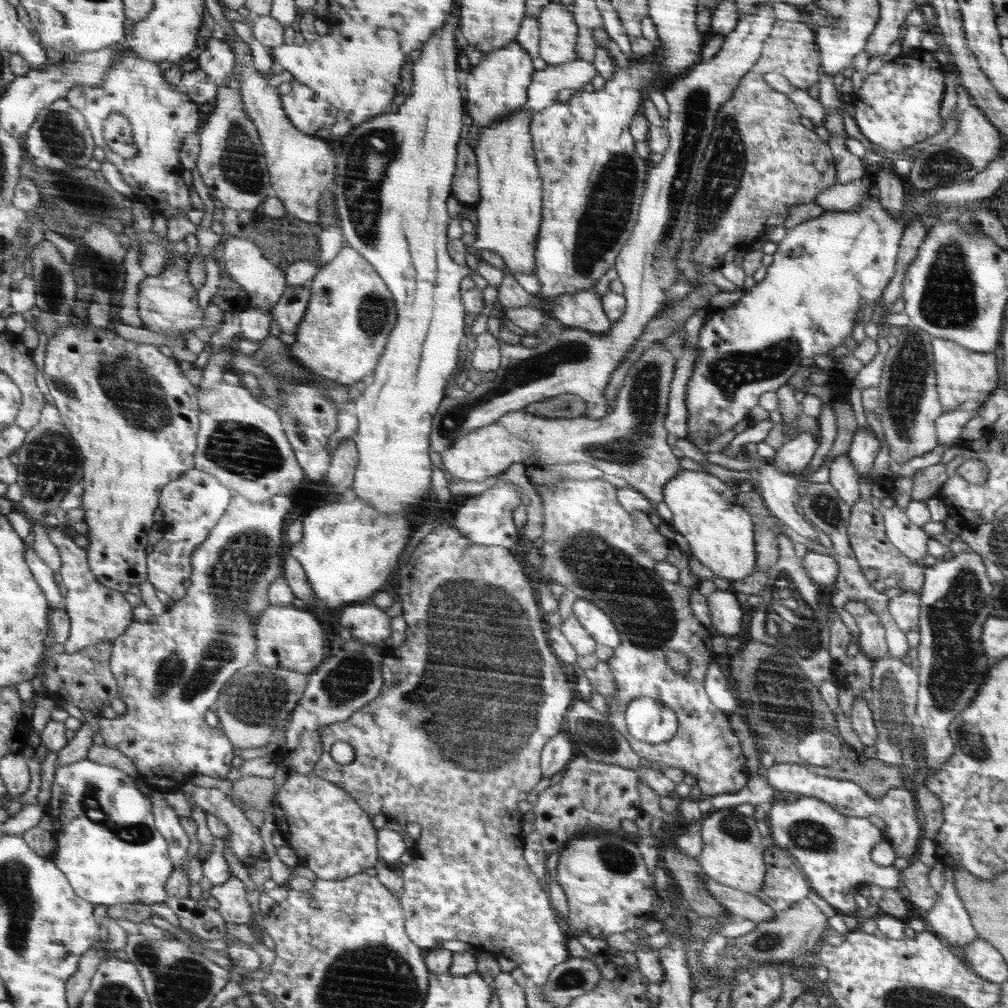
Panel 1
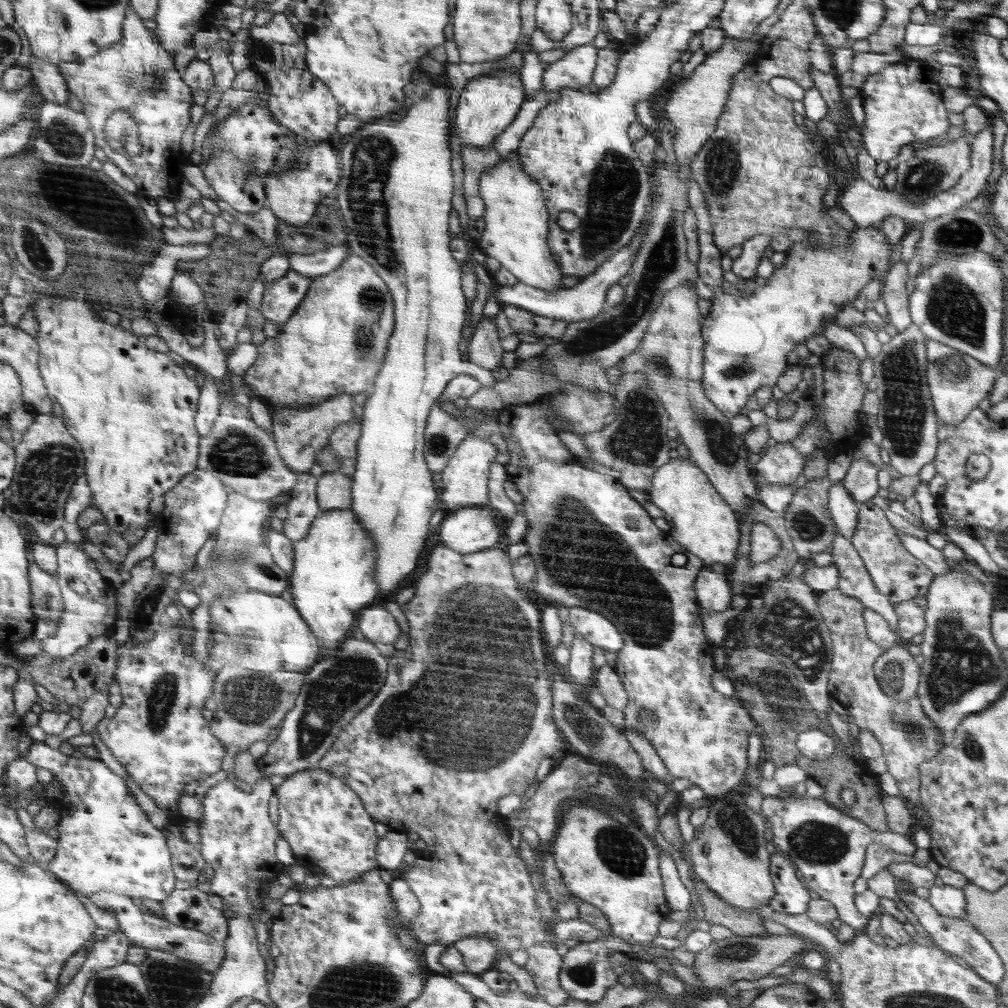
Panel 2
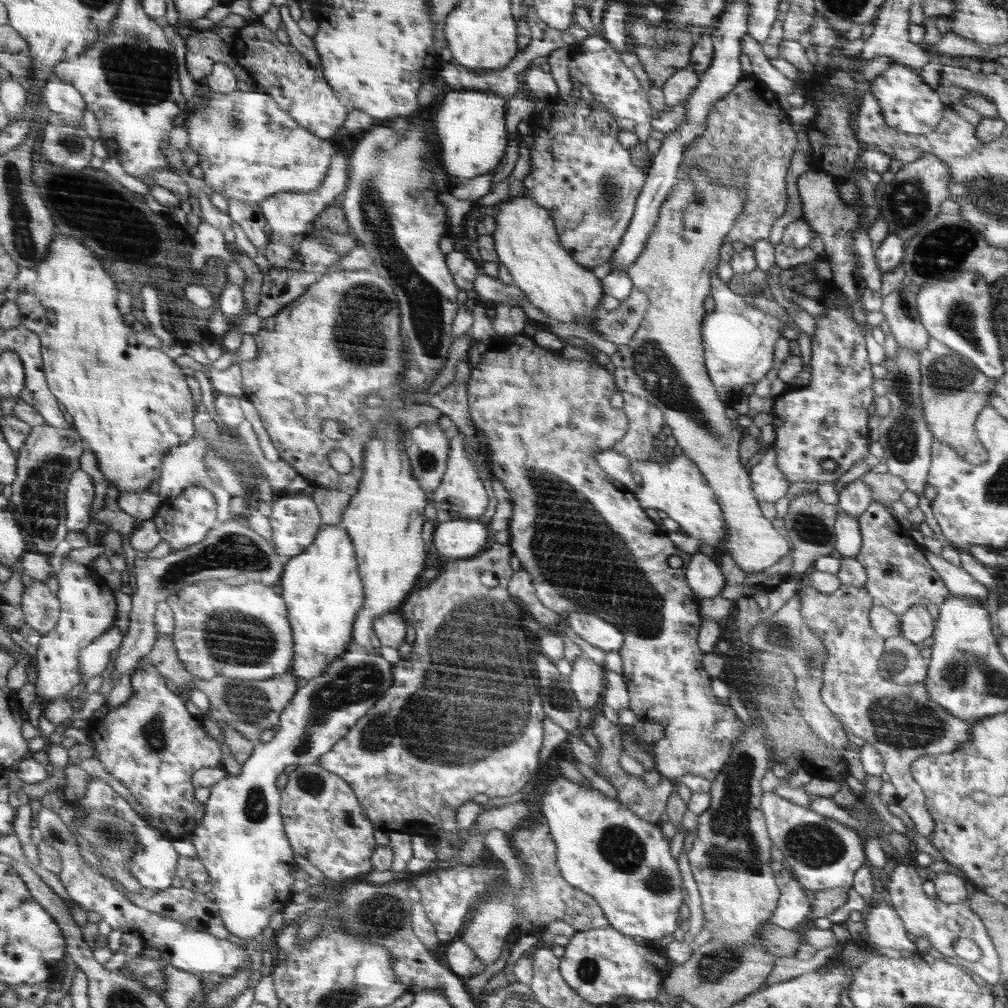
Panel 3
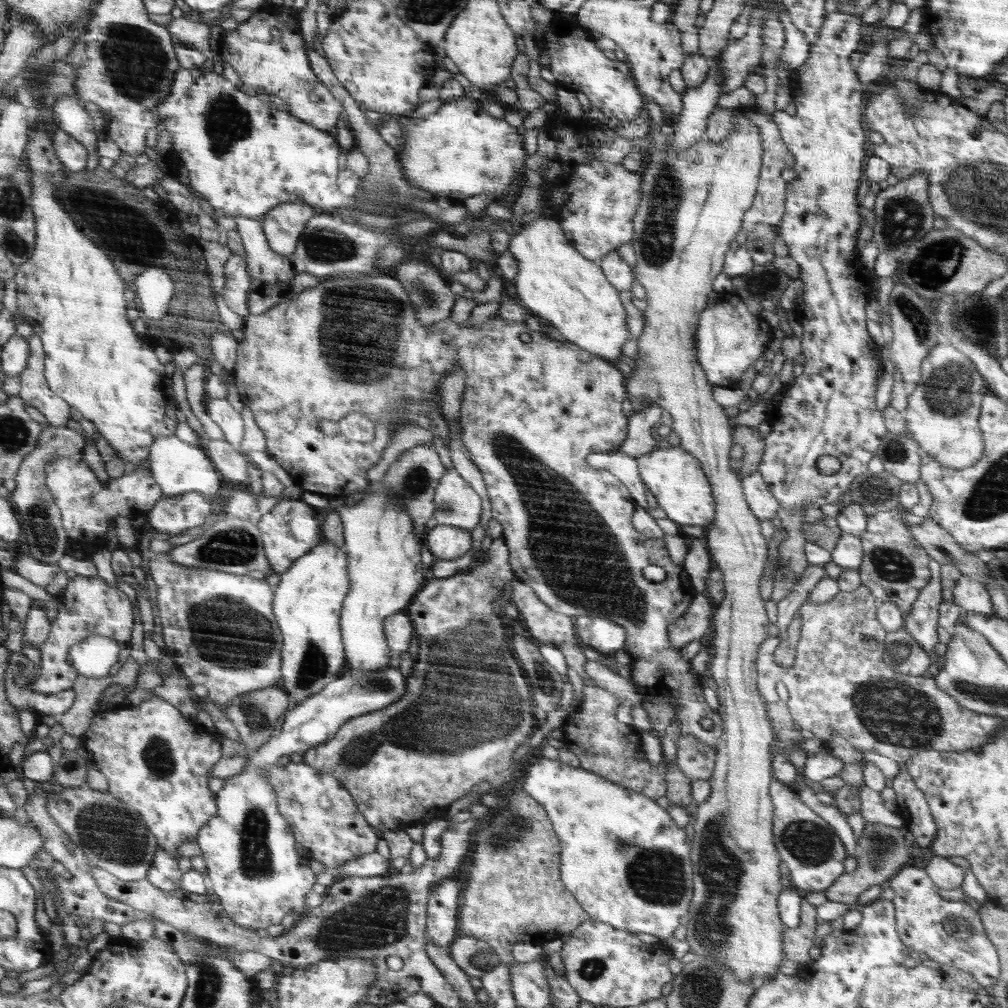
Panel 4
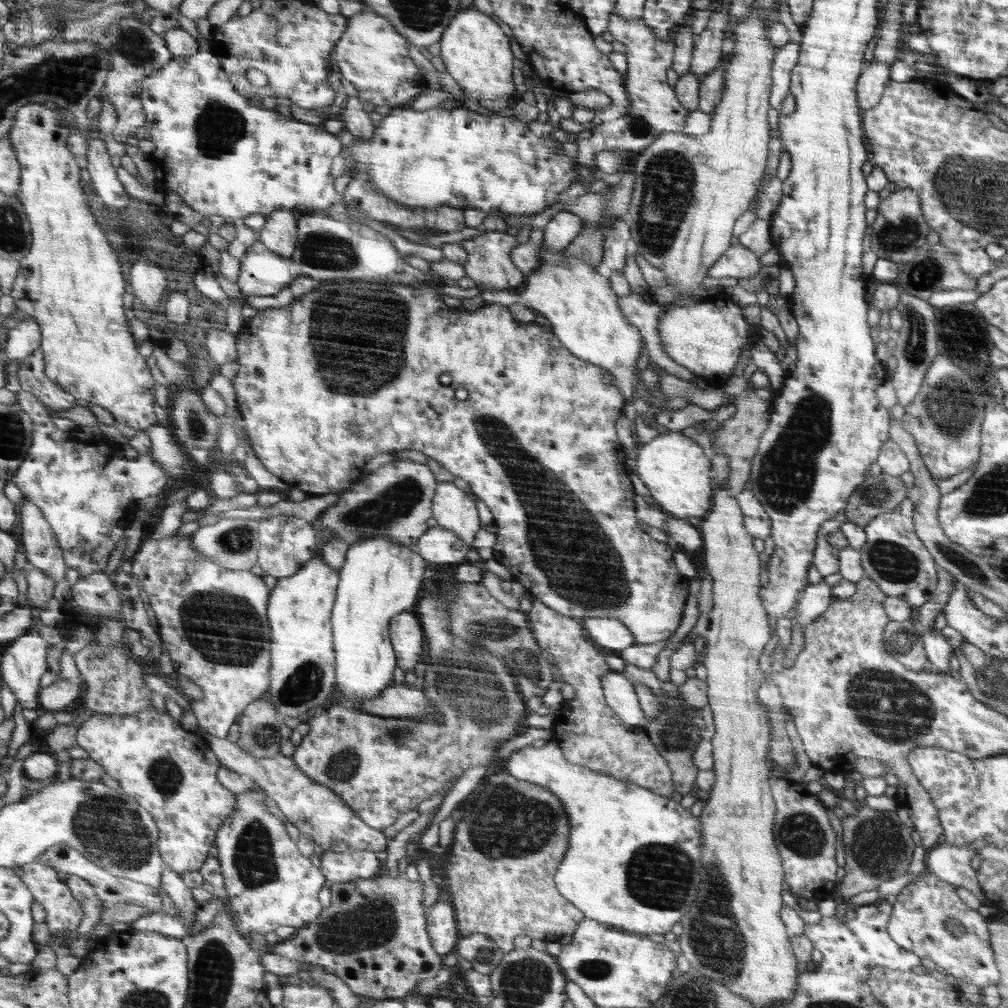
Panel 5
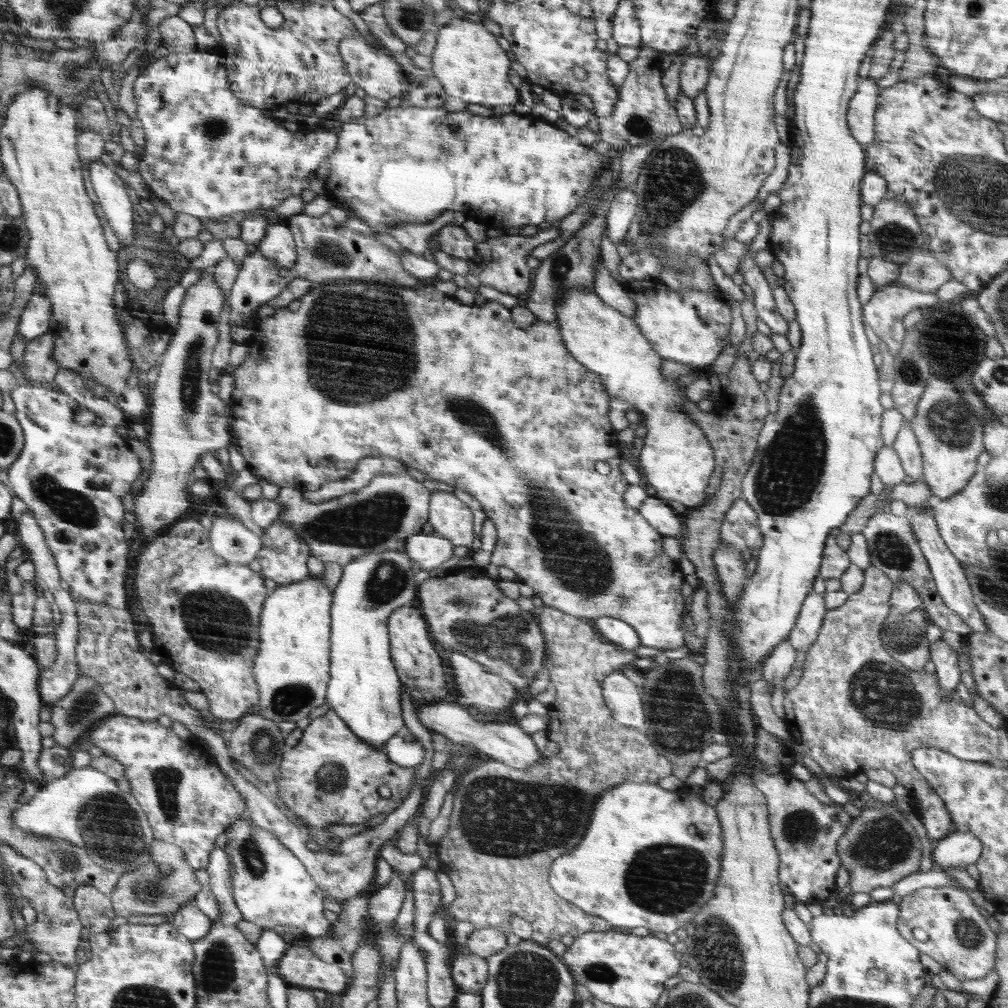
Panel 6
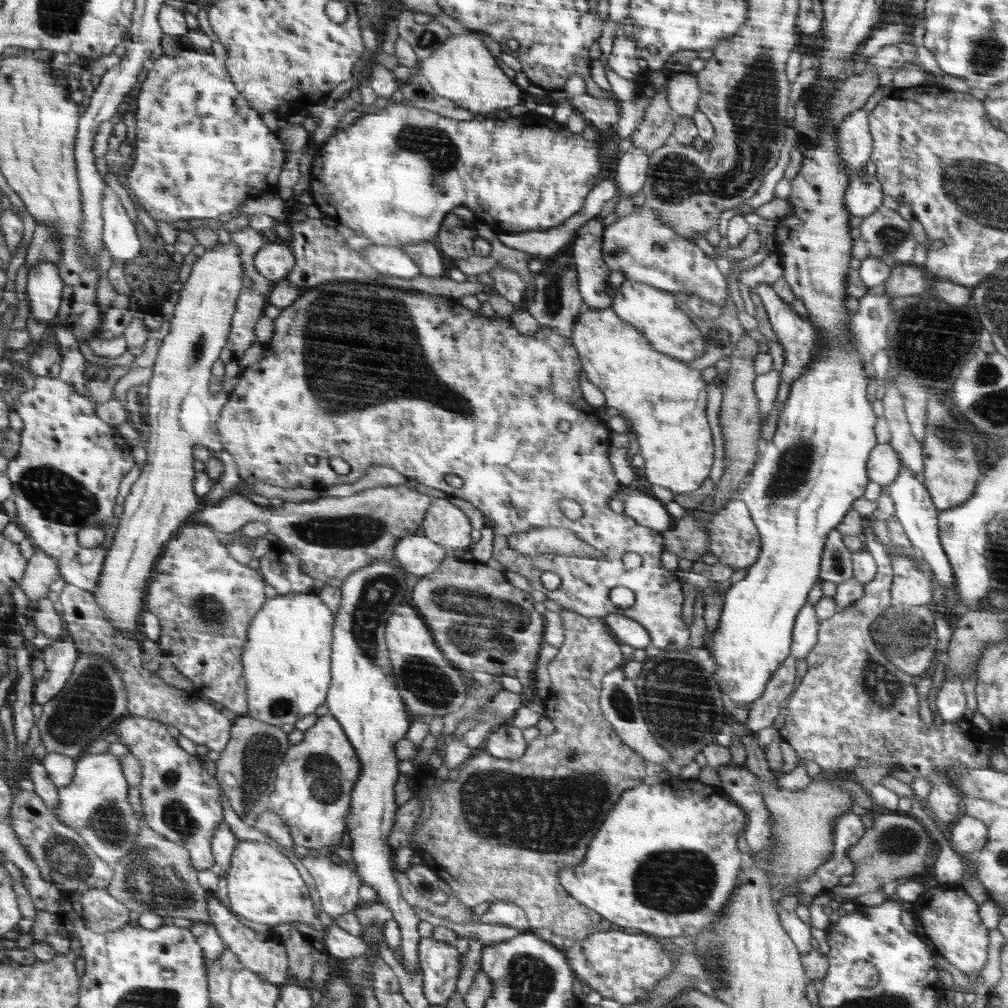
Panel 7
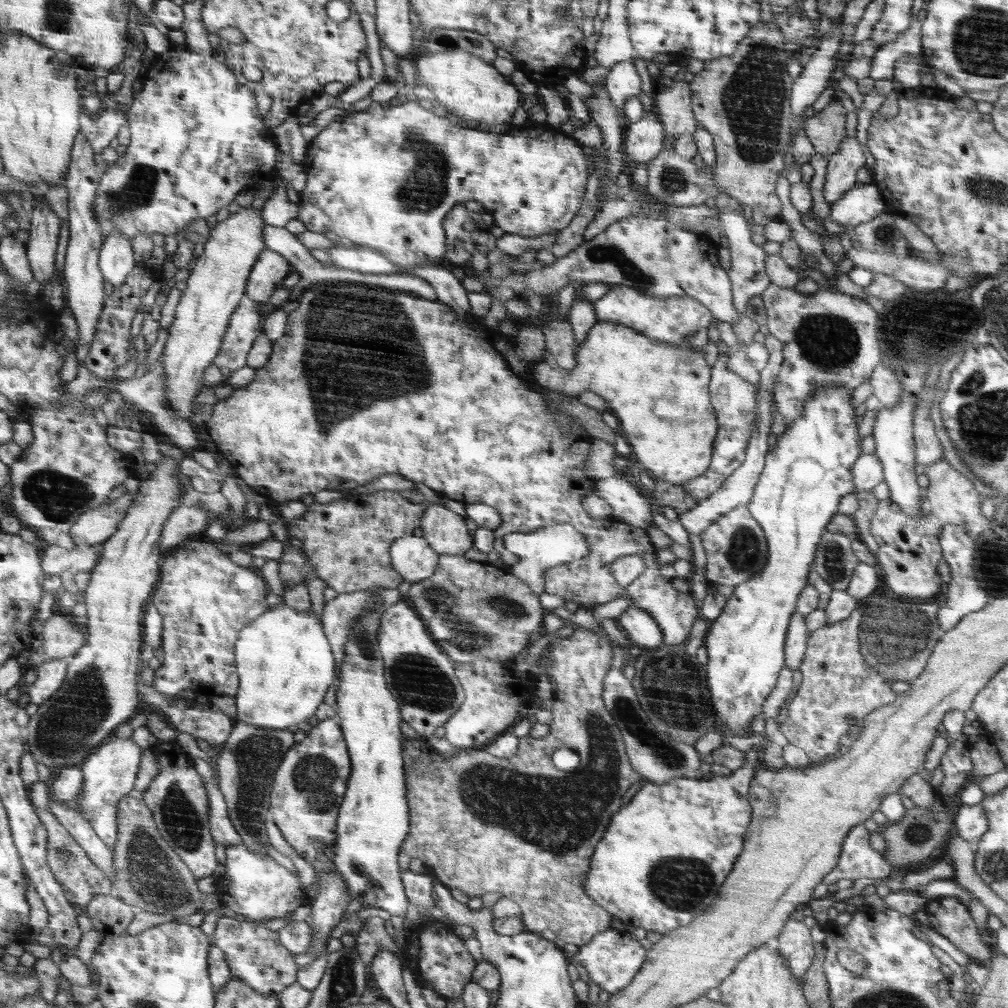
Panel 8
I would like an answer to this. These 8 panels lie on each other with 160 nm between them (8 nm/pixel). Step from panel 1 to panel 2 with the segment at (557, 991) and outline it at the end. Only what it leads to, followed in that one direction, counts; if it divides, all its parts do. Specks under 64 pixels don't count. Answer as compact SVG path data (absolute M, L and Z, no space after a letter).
M603 936L594 941L582 941L579 945L570 948L563 959L563 971L560 972L560 985L571 999L576 1001L587 1001L588 1003L599 1003L607 995L607 992L624 980L624 974L630 972L635 980L634 987L640 988L642 992L654 992L654 986L648 982L646 977L638 972L638 968L632 969L629 964L638 961L638 953L632 953L632 943L622 940L617 936Z

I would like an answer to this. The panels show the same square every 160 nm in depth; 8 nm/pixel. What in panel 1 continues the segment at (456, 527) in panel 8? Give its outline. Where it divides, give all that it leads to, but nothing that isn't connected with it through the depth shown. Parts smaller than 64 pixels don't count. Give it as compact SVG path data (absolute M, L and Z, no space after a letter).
M654 341L643 350L640 358L634 362L627 372L623 385L612 403L610 412L598 420L588 416L576 418L548 418L527 413L524 410L513 410L503 414L496 422L472 429L466 436L456 439L448 452L442 454L443 465L453 480L468 482L484 481L488 476L495 476L510 468L516 462L530 462L536 458L539 464L568 464L571 462L586 462L592 464L602 472L623 479L627 485L636 488L644 497L656 506L663 502L664 485L672 481L678 470L681 470L672 448L668 446L666 438L668 432L664 428L667 413L668 392L674 374L676 358L672 352L662 346L662 341Z

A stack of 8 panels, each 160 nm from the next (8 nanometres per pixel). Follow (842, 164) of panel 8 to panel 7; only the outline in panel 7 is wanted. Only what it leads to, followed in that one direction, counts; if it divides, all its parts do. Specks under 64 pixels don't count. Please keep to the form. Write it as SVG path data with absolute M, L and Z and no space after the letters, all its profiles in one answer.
M854 109L845 116L837 131L839 154L853 178L864 172L872 154L872 136L868 124L869 113L863 109Z

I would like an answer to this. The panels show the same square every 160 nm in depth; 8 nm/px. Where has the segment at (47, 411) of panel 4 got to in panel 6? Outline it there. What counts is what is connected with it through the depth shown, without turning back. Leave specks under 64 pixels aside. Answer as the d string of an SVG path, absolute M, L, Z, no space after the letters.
M50 331L28 343L24 349L25 368L21 373L23 382L57 384L56 377L62 370L54 358L56 336Z

